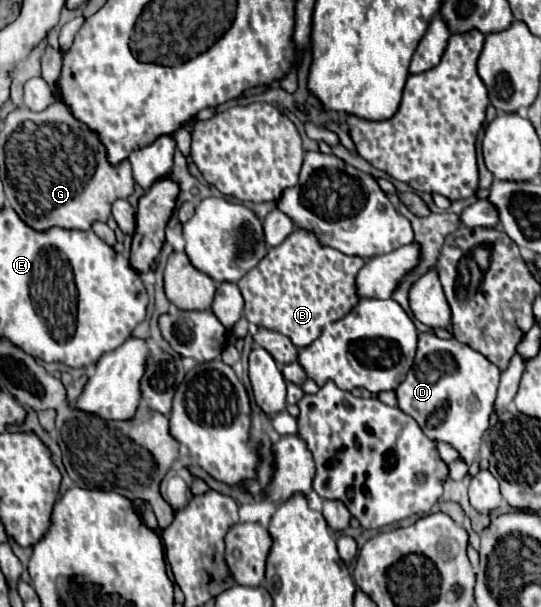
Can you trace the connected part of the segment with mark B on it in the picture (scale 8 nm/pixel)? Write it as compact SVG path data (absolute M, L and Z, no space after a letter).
M296 229L238 281L246 303L244 315L250 323L278 331L298 349L304 349L318 339L326 325L342 319L360 303L356 275L364 263L358 255L344 255L338 249L320 245L312 231Z

